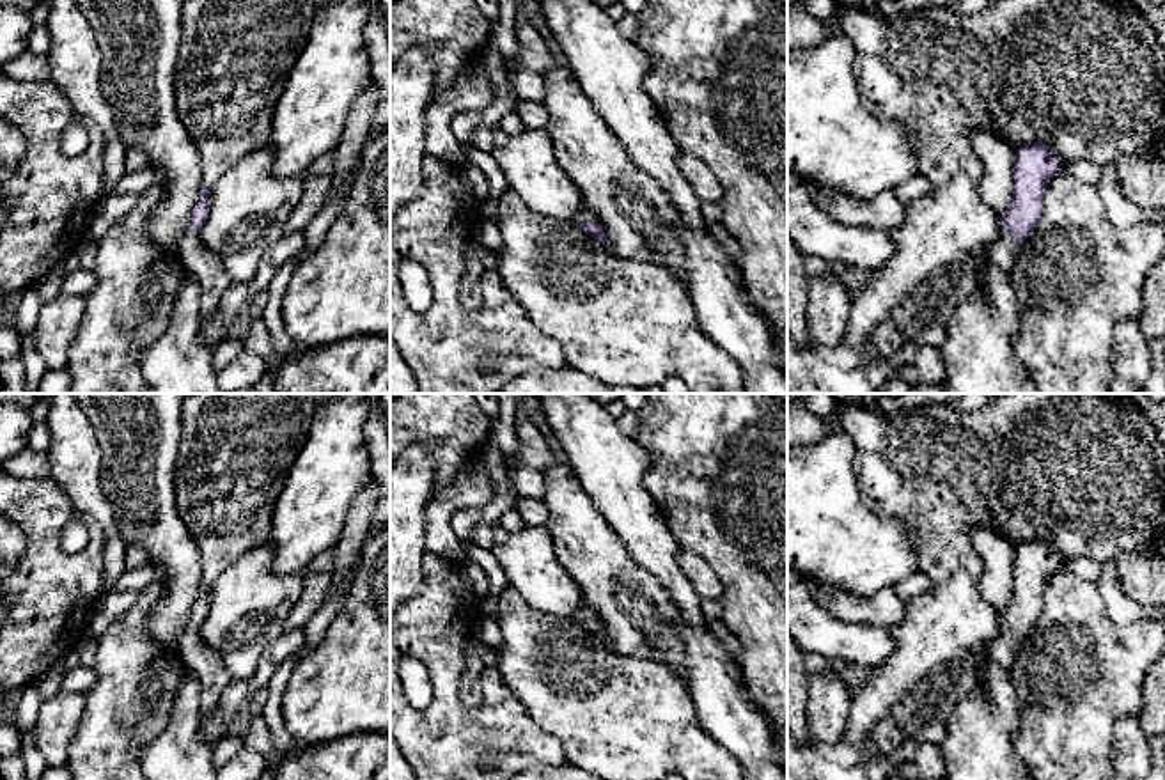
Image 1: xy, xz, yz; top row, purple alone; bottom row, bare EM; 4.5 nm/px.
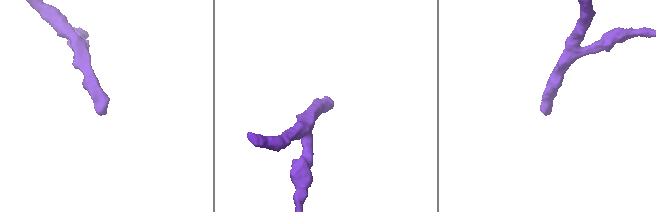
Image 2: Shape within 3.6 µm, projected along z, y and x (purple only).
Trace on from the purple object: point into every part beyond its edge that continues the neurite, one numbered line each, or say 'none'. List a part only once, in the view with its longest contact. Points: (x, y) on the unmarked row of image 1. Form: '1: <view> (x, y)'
1: xz (587, 612)

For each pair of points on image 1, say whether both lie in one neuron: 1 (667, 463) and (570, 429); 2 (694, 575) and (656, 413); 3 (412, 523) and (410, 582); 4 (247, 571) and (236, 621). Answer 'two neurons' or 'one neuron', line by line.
1: two neurons
2: two neurons
3: one neuron
4: one neuron

